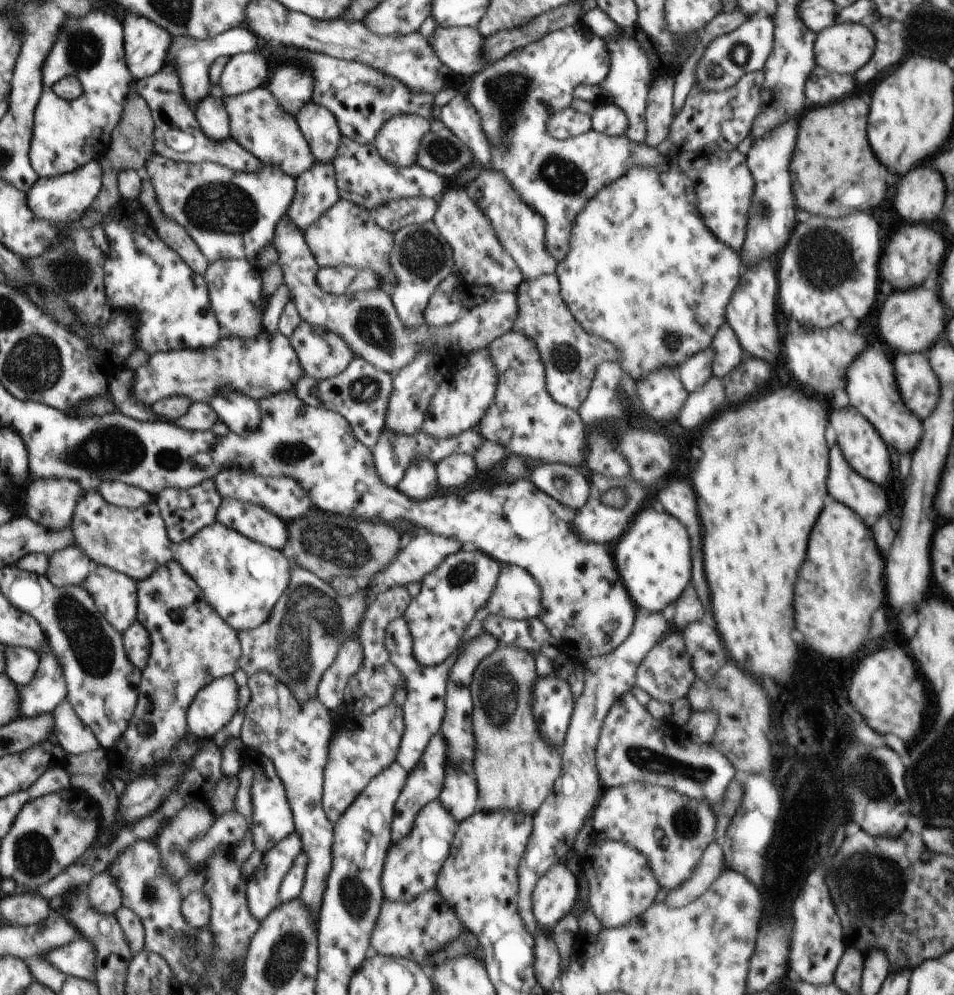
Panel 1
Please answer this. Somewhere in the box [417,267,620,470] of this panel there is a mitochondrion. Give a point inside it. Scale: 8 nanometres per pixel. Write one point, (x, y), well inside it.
(565, 357)

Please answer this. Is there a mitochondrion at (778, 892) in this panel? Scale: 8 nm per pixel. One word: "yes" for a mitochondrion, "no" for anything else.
no

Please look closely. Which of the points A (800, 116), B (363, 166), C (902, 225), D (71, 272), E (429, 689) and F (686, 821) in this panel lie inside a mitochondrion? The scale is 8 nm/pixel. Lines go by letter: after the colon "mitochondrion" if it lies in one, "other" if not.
A: other
B: other
C: other
D: mitochondrion
E: other
F: mitochondrion

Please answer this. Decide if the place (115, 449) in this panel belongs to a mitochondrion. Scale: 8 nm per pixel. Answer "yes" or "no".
yes

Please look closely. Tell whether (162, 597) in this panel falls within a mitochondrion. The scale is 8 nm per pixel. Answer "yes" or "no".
yes

